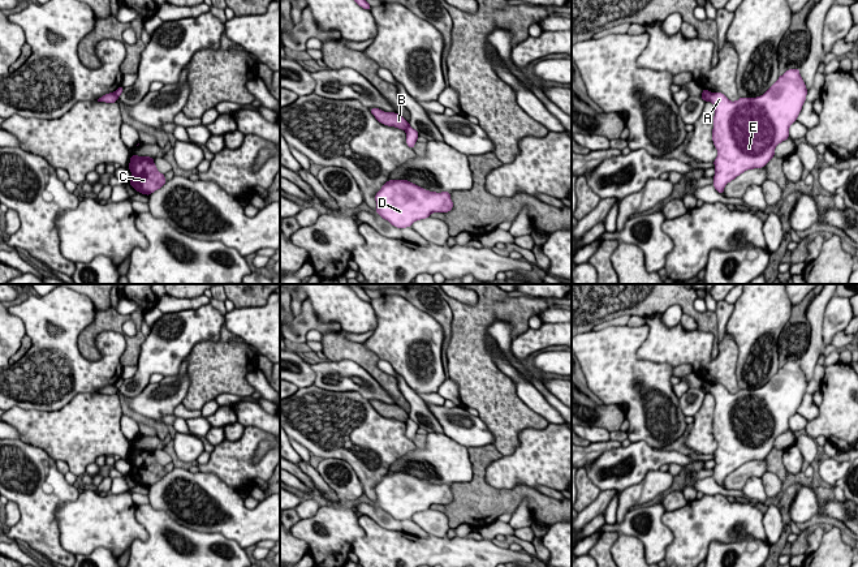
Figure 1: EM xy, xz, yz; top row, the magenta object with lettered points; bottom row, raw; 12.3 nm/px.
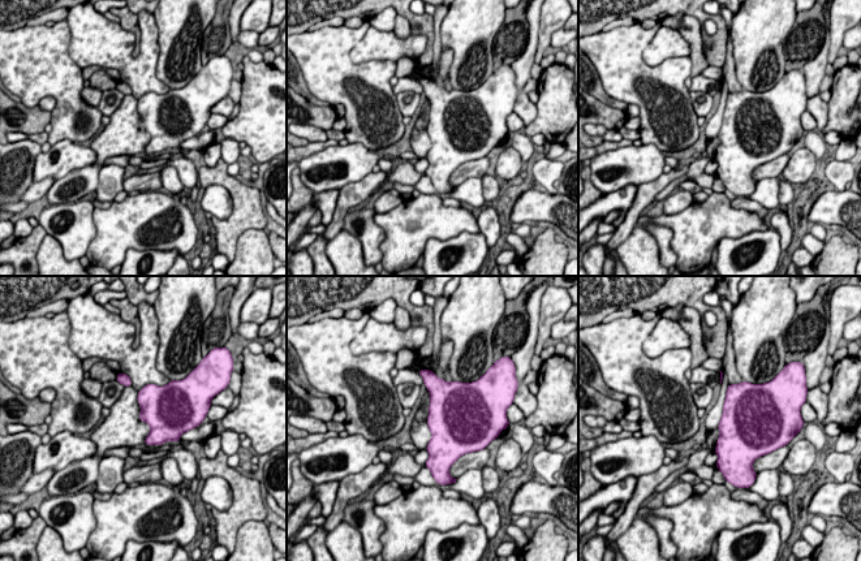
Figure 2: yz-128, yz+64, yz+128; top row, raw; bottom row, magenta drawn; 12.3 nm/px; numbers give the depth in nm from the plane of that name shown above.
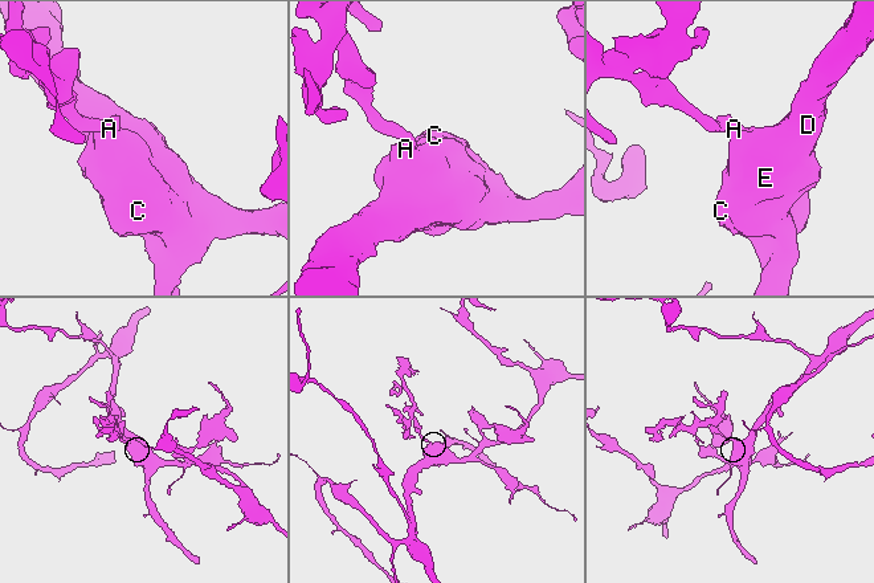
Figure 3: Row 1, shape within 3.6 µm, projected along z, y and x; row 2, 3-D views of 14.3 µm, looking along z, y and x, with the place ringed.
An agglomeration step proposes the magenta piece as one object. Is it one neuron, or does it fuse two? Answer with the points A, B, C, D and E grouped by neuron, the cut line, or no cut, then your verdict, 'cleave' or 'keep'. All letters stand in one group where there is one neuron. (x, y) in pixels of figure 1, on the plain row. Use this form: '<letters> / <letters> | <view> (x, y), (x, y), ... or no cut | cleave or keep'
A C D E / B | xz (409, 417), (405, 421) | cleave

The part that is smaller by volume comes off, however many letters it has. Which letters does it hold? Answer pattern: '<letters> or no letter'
B

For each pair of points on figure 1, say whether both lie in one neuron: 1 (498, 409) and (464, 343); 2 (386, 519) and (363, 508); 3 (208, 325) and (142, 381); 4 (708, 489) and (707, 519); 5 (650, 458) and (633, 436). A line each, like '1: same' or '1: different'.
1: same
2: same
3: same
4: different
5: different

